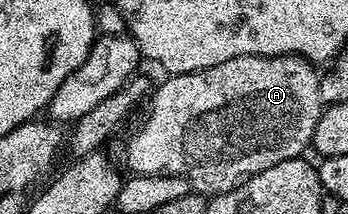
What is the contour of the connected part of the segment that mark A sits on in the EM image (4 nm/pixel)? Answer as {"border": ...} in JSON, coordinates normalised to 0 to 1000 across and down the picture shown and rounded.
{"border":[[[693,262],[690,271],[655,271],[655,290],[632,290],[632,308],[598,308],[586,327],[563,327],[540,346],[497,346],[474,360],[477,379],[466,397],[440,416],[428,453],[425,491],[431,509],[420,523],[420,565],[388,607],[374,636],[374,659],[362,673],[362,766],[371,799],[388,822],[422,822],[425,813],[506,813],[529,827],[555,893],[601,925],[629,916],[638,897],[667,888],[695,855],[710,822],[733,822],[770,776],[793,776],[793,757],[819,748],[853,748],[871,724],[876,692],[894,687],[908,570],[925,547],[928,481],[920,458],[920,336],[891,285],[868,276],[865,262]]]}

